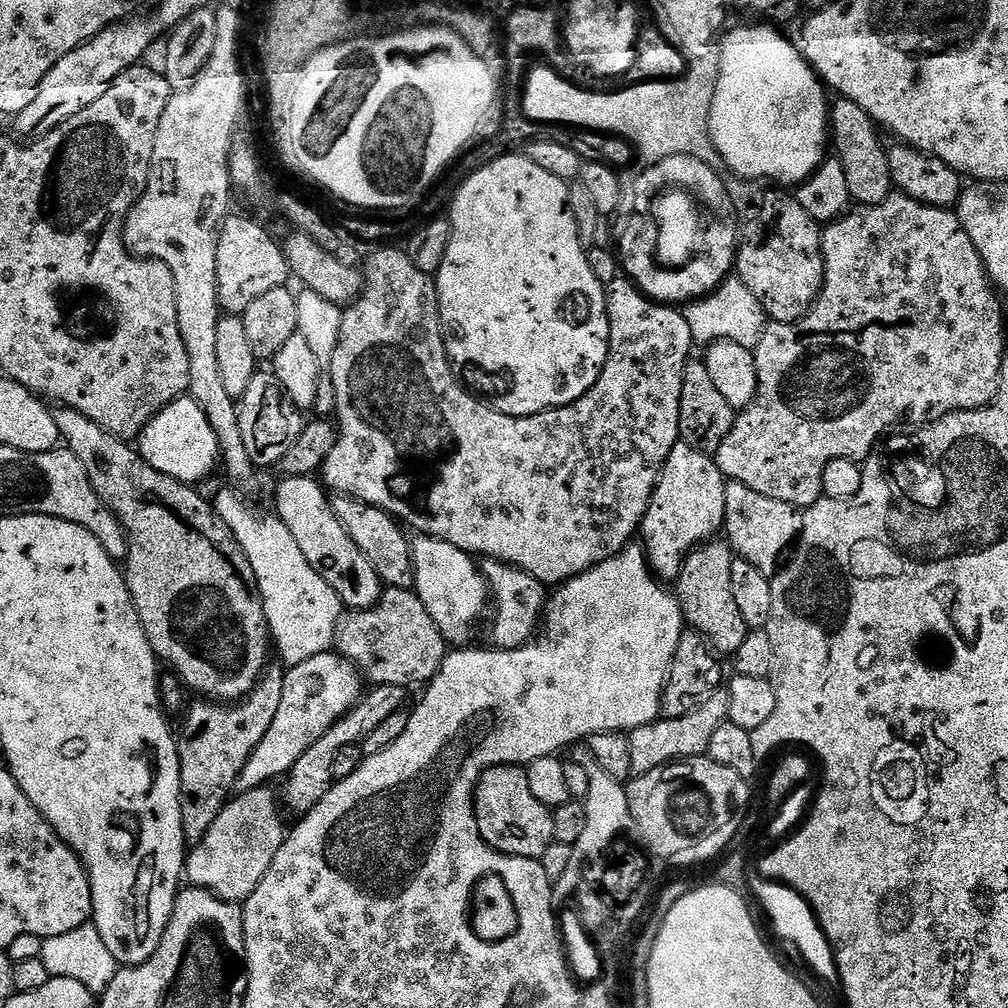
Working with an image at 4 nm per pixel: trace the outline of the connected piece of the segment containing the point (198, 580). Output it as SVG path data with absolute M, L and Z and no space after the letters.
M57 407L53 411L52 417L58 426L67 451L74 453L82 462L82 466L86 466L86 474L90 478L98 498L102 498L104 505L116 515L118 522L128 533L128 559L126 567L123 569L124 581L128 584L128 593L134 602L138 618L146 630L146 638L154 650L157 661L161 665L168 664L164 666L175 672L191 691L193 688L194 691L201 692L204 695L201 697L207 698L209 701L239 702L243 700L245 696L248 696L256 689L261 676L264 675L269 667L270 633L268 619L266 618L266 606L262 602L262 594L258 590L258 578L254 578L254 566L250 566L250 558L246 558L246 554L242 550L238 538L230 530L230 526L226 526L226 522L222 522L222 518L218 518L215 507L209 501L207 504L196 493L197 489L193 485L184 484L180 480L170 478L170 474L162 474L158 470L154 470L154 466L150 466L150 462L143 460L139 451L133 445L132 448L128 445L131 443L127 439L100 428L98 422L90 422L90 418L86 418L86 414L78 414L73 408Z

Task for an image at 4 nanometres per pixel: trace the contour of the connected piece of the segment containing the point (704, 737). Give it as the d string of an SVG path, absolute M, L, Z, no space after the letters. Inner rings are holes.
M721 686L711 694L705 695L703 700L704 705L701 708L693 707L682 717L657 718L651 724L638 726L627 733L632 776L641 776L658 766L671 764L673 760L685 760L707 753L718 726L729 723L730 694L727 687Z

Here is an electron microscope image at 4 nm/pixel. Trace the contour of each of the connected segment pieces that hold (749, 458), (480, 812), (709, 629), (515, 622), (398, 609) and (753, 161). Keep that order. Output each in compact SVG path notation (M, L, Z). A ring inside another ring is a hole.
M893 194L886 198L886 202L875 204L869 208L860 206L851 214L845 215L843 218L827 225L822 232L822 250L824 251L824 289L820 292L820 297L813 304L811 312L807 316L803 316L797 324L778 324L769 323L765 327L764 333L761 334L760 340L755 346L756 369L758 370L758 386L756 387L756 396L751 404L743 409L737 415L734 426L730 430L730 434L726 438L726 442L722 442L722 446L718 446L718 450L714 453L714 459L717 466L722 470L722 474L729 481L741 484L742 486L750 486L750 490L758 490L758 494L766 494L766 498L778 498L778 502L790 502L795 508L806 510L812 504L816 504L822 498L824 487L822 486L822 476L826 470L826 466L830 462L834 462L838 458L846 458L847 460L855 460L863 462L872 455L874 449L881 443L880 435L883 432L891 433L895 424L912 424L911 426L923 426L932 424L936 420L941 420L944 416L949 416L952 412L969 412L972 408L987 408L996 399L996 395L1000 393L1000 371L1006 362L1004 356L1004 308L1000 305L1001 297L998 295L997 289L994 287L993 281L988 275L986 266L982 262L982 258L978 254L978 250L974 246L974 242L970 242L970 234L966 234L966 230L962 226L962 222L956 216L952 208L934 208L929 204L922 204L917 200L903 194Z
M504 764L501 768L488 768L480 775L480 781L474 793L476 806L476 821L482 838L494 850L504 852L507 856L530 856L543 858L554 838L554 818L552 809L548 808L538 798L534 798L530 790L530 778L523 767L514 764Z
M713 538L706 544L698 545L689 554L680 577L674 582L674 595L680 604L685 625L699 632L717 653L736 653L738 646L746 642L750 631L742 619L738 605L734 603L734 589L730 579L733 559L734 553L727 539Z
M485 559L482 564L484 577L488 579L491 599L494 601L492 616L492 640L497 649L507 650L510 648L521 648L523 644L529 643L537 635L542 624L542 613L547 609L550 599L549 589L538 578L526 574L520 568L512 564L503 564L501 560Z
M385 587L373 608L362 608L345 615L338 633L339 655L349 660L372 686L427 685L438 674L449 651L434 618L430 618L429 611L412 588Z
M757 24L748 28L740 28L732 31L722 44L720 50L720 64L716 66L716 86L711 100L711 112L708 114L708 132L711 135L712 145L716 152L724 160L724 165L728 170L732 170L735 177L739 179L759 180L769 182L774 180L782 184L799 185L807 180L812 173L823 163L825 154L823 144L828 140L828 129L830 126L830 106L826 102L825 87L820 78L811 68L811 64L805 60L804 55L797 48L797 45L786 40L779 32L779 29L768 24Z

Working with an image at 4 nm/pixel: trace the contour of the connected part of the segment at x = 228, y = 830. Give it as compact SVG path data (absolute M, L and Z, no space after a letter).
M265 786L233 795L222 814L214 818L210 834L187 853L186 880L191 887L204 888L218 898L233 902L246 901L254 894L258 882L262 882L266 870L270 870L274 854L282 850L286 835L284 816L280 813L282 800L272 790Z

